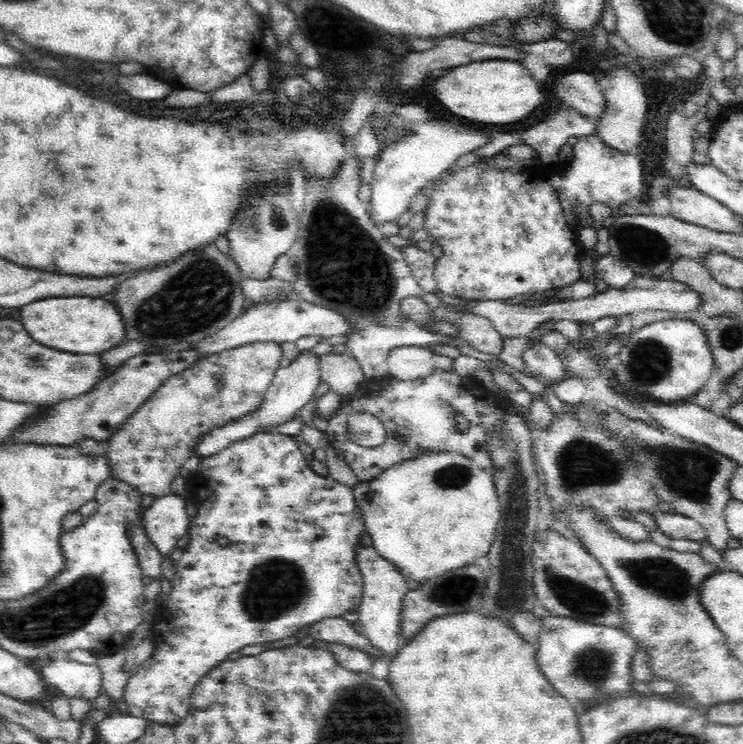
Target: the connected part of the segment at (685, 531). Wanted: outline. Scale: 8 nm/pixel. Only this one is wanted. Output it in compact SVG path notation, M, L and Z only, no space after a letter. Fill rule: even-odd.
M655 513L656 525L668 538L684 538L686 540L706 541L707 534L696 520L672 513Z

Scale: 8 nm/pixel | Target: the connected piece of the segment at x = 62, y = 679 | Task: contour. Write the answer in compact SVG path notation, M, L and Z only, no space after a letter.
M66 657L38 670L45 684L56 686L67 697L78 696L94 702L100 694L102 673L97 664L78 663Z

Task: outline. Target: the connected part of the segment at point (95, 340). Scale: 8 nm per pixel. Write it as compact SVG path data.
M48 297L20 308L20 318L36 342L64 352L96 355L125 340L124 319L110 297Z

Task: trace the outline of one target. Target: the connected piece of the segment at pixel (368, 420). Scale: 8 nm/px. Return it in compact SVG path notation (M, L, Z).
M352 414L347 420L347 429L351 440L365 448L378 447L387 437L383 422L370 414Z

